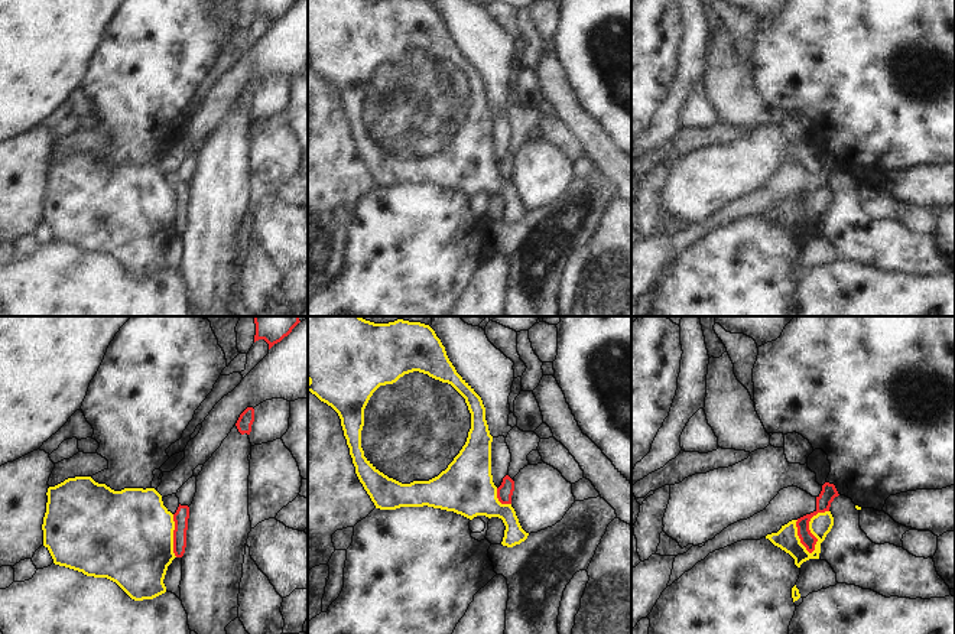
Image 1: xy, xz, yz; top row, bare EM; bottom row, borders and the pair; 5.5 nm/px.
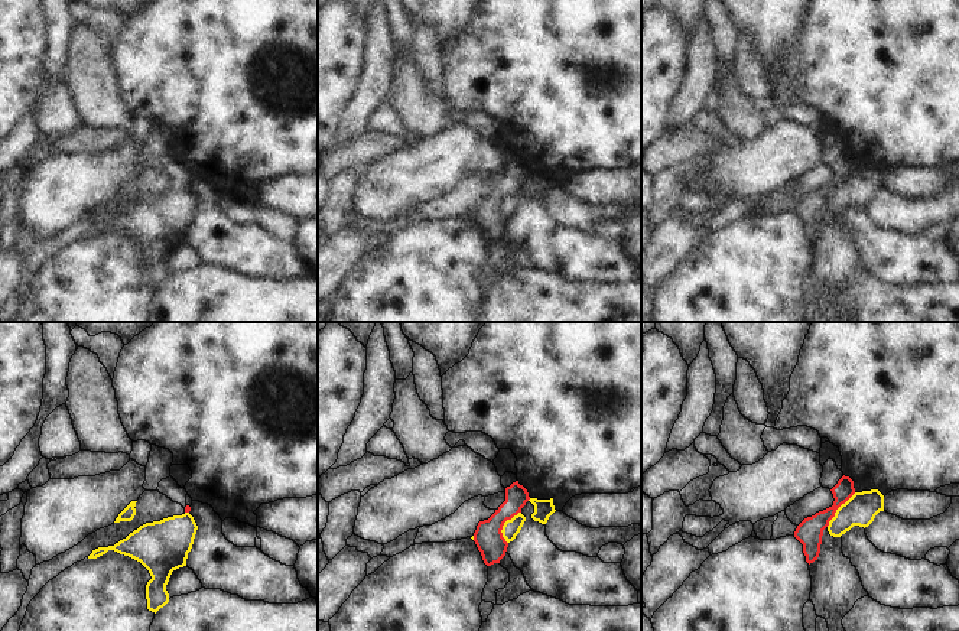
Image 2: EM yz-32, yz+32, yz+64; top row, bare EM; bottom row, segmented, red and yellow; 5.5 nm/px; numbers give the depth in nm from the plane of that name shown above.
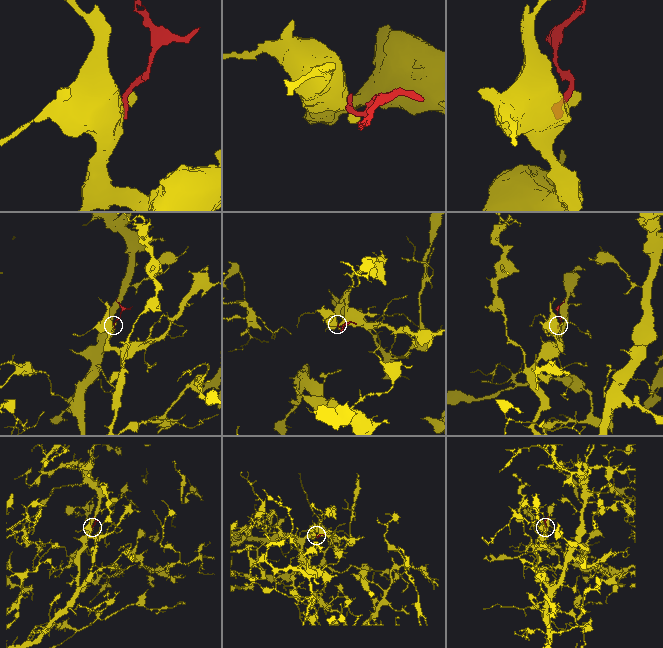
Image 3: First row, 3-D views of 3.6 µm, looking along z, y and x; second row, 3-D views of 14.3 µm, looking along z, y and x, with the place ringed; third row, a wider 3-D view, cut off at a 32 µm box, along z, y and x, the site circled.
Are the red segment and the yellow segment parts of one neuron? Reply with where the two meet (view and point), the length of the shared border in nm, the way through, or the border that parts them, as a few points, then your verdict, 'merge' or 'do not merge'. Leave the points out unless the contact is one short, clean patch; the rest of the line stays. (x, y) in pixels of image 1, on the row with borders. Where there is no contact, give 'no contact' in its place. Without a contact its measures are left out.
meets red in yz at (808, 527); contact 260 nm long; do not merge

